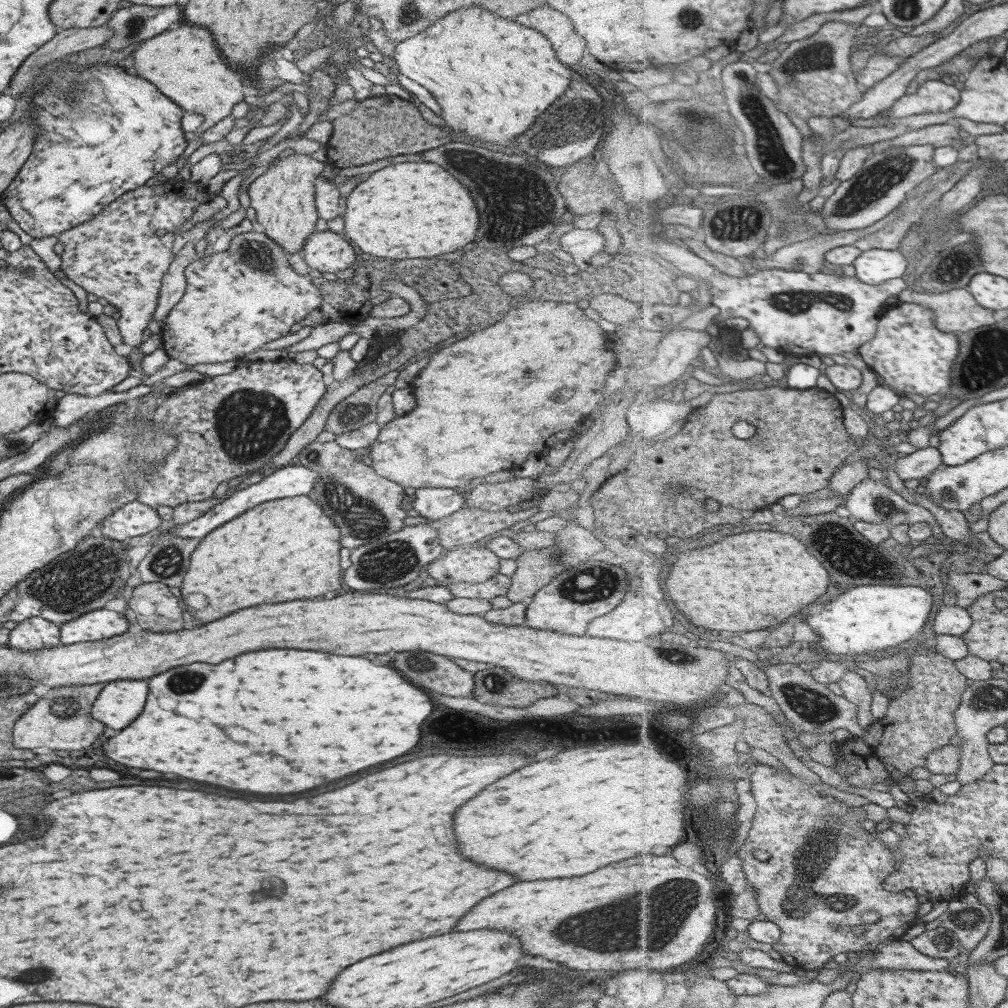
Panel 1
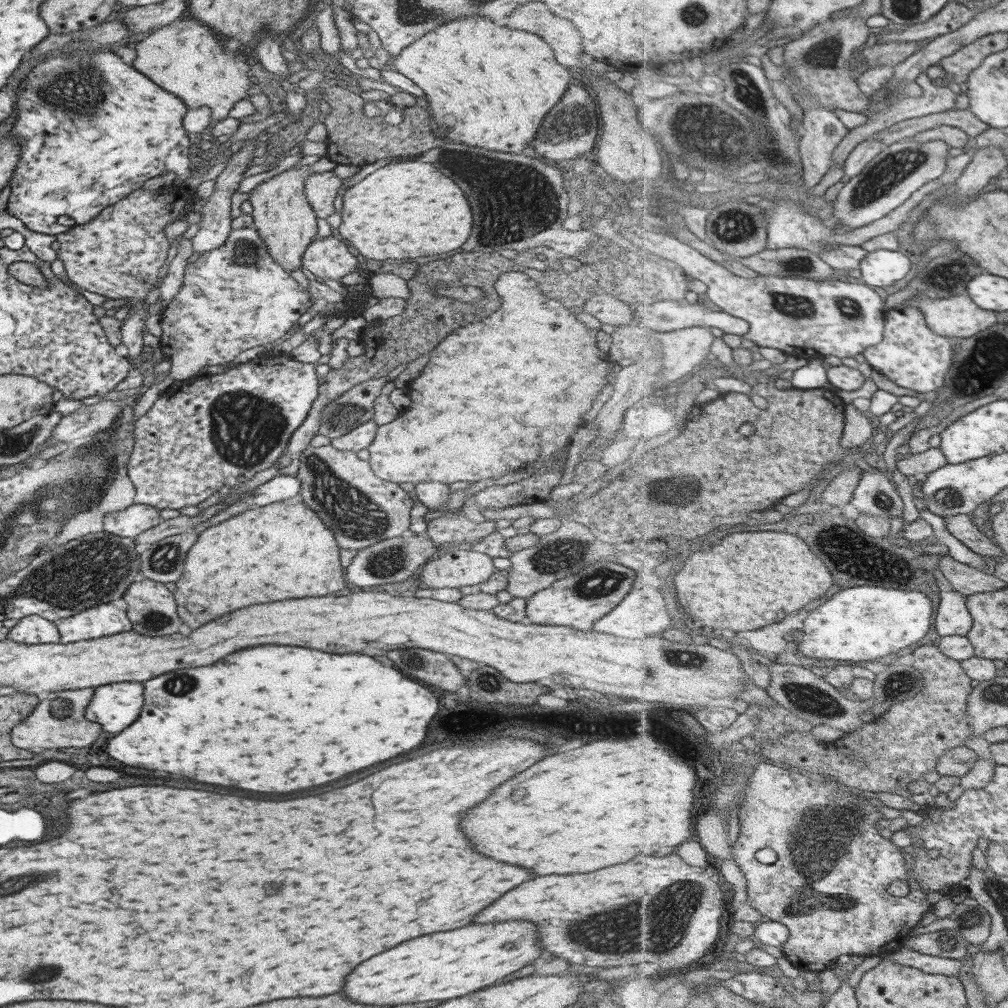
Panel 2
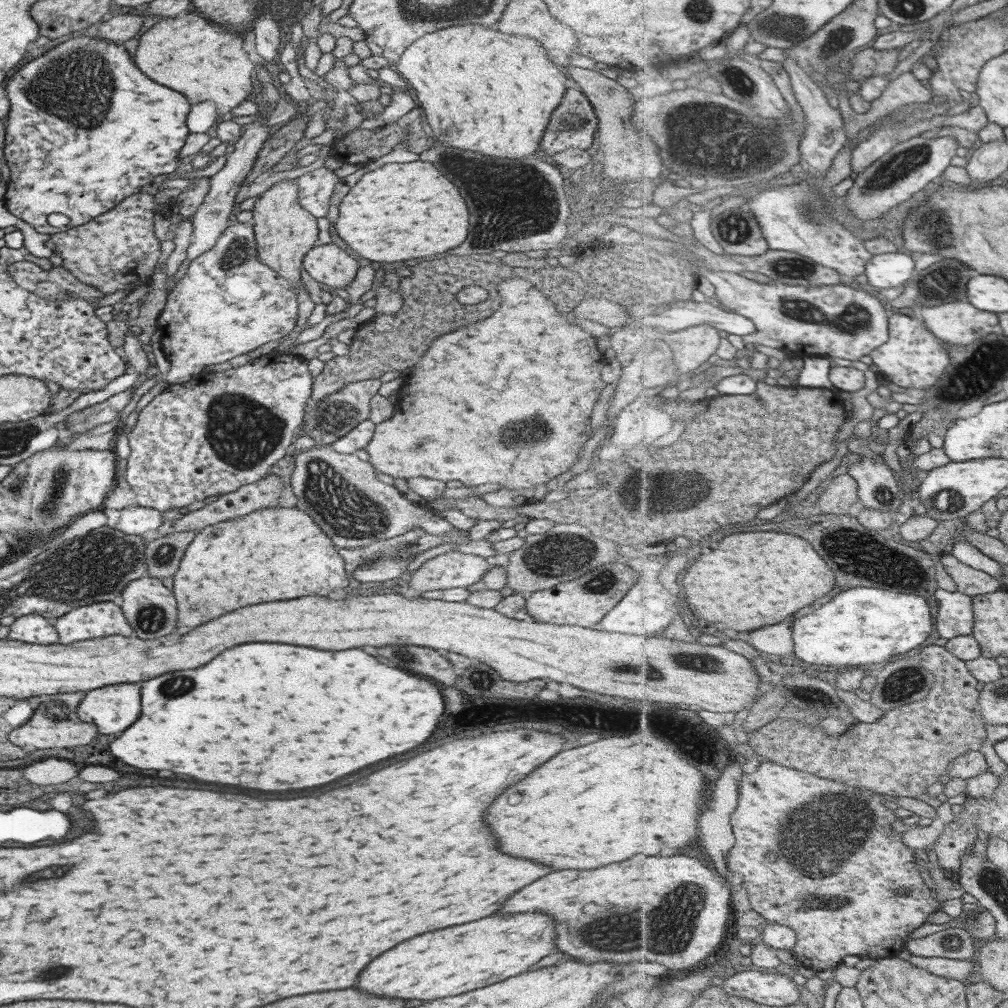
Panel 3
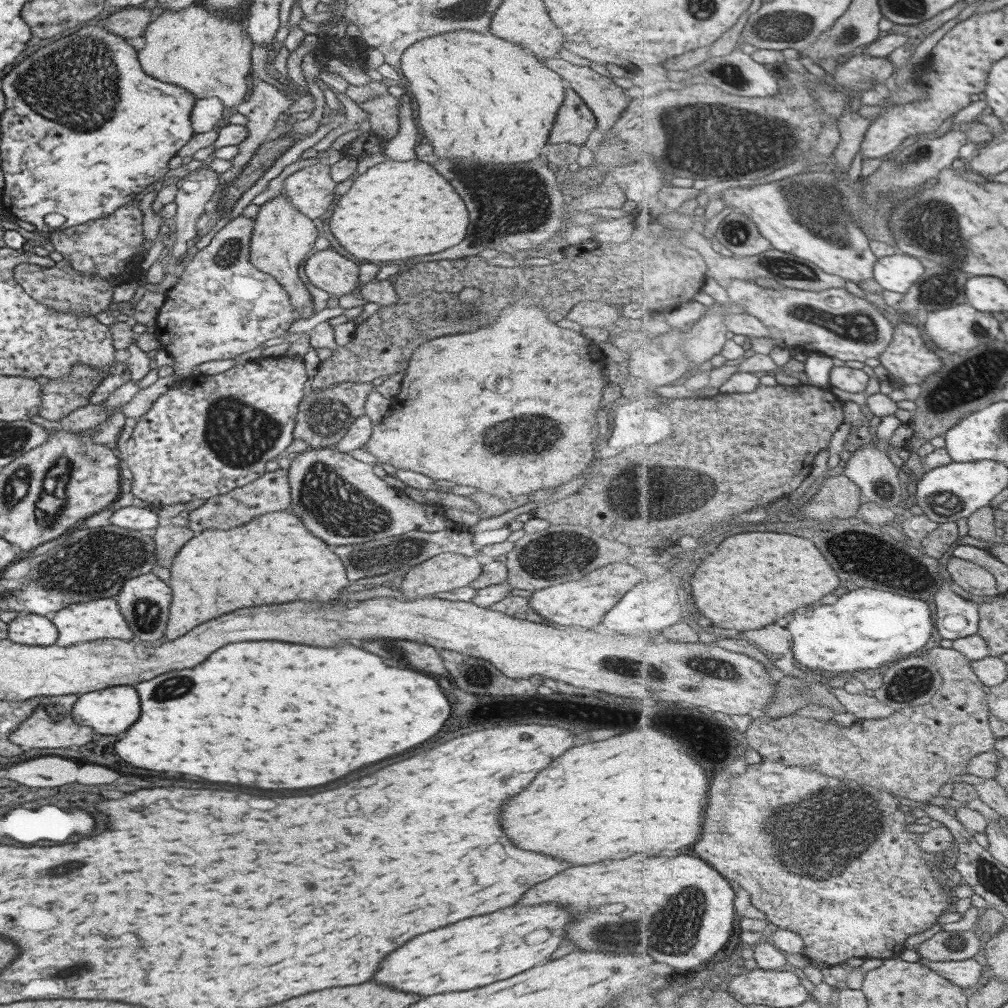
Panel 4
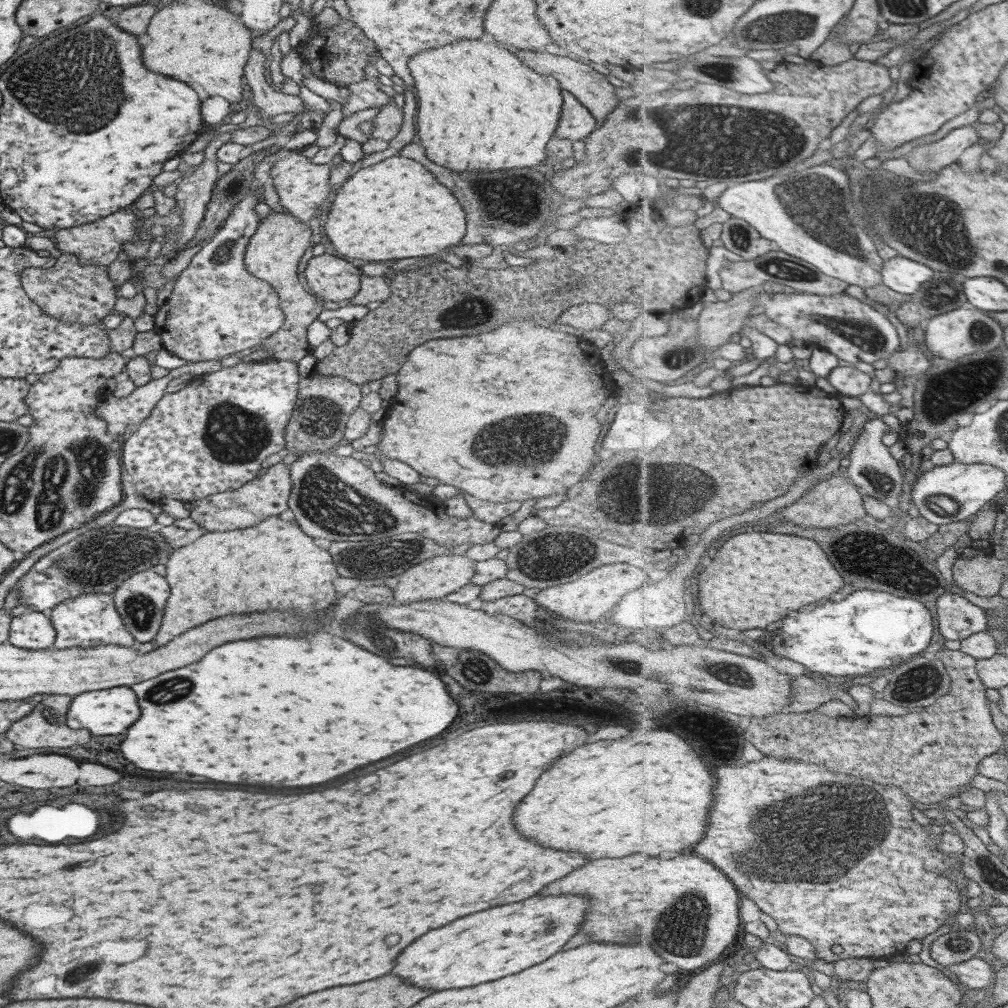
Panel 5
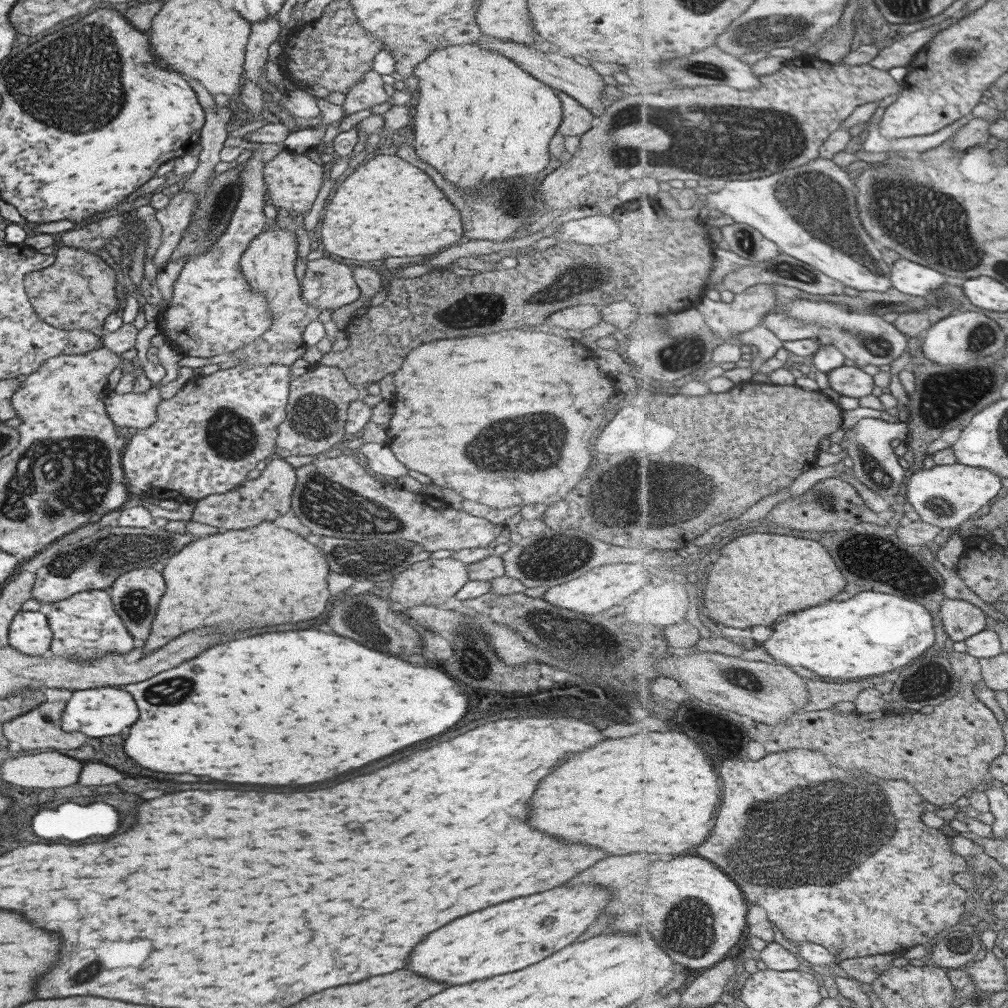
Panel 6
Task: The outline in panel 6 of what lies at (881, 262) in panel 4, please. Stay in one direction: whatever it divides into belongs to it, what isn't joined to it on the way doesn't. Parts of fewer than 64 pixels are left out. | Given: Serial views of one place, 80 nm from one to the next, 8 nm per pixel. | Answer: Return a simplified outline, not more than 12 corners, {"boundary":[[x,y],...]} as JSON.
{"boundary":[[902,257],[889,267],[894,286],[925,296],[945,274]]}

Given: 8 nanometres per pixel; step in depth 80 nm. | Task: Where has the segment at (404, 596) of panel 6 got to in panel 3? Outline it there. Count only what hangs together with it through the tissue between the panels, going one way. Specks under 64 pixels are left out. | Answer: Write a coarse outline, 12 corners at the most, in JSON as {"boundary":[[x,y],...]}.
{"boundary":[[452,550],[423,562],[403,583],[420,593],[466,588],[485,555]]}

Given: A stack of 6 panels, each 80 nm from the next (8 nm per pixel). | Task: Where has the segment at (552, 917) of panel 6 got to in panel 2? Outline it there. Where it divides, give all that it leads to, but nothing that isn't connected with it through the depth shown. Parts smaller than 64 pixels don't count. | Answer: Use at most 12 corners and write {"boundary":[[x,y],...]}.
{"boundary":[[531,922],[411,938],[343,992],[381,1006],[457,998],[539,957]]}

